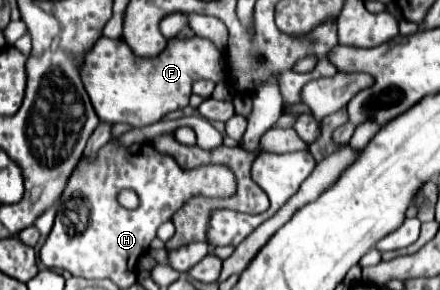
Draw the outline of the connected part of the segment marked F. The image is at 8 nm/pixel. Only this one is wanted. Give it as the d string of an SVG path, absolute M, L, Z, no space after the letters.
M101 36L93 48L85 54L83 58L83 66L81 66L81 80L83 86L91 98L91 104L99 116L101 122L127 122L135 128L147 126L147 124L155 124L159 122L165 114L185 108L189 104L189 96L191 96L191 86L197 80L213 80L213 82L223 82L227 76L227 66L225 66L225 58L219 52L219 48L215 48L215 44L211 40L205 38L171 38L165 46L165 50L157 56L137 56L127 42L123 42L123 38L111 40Z

